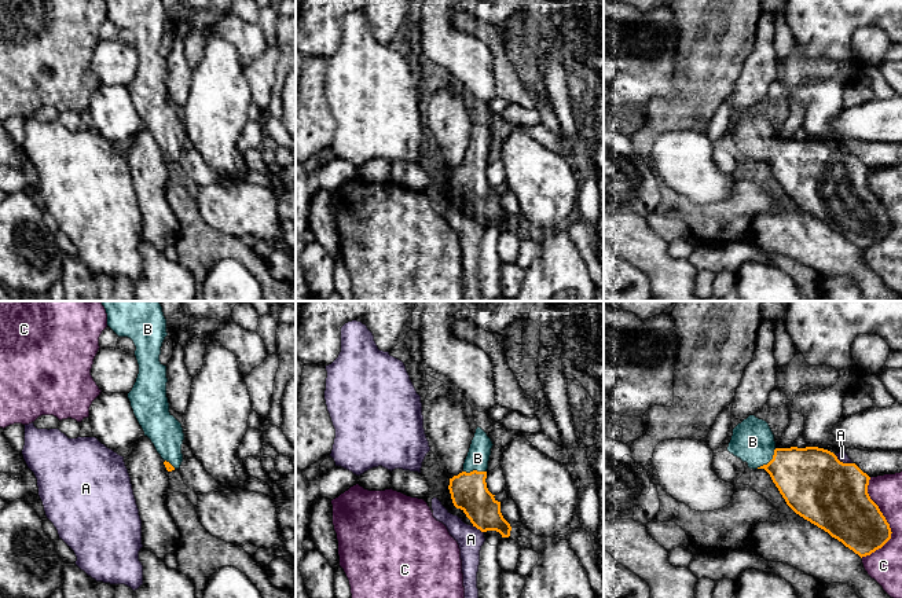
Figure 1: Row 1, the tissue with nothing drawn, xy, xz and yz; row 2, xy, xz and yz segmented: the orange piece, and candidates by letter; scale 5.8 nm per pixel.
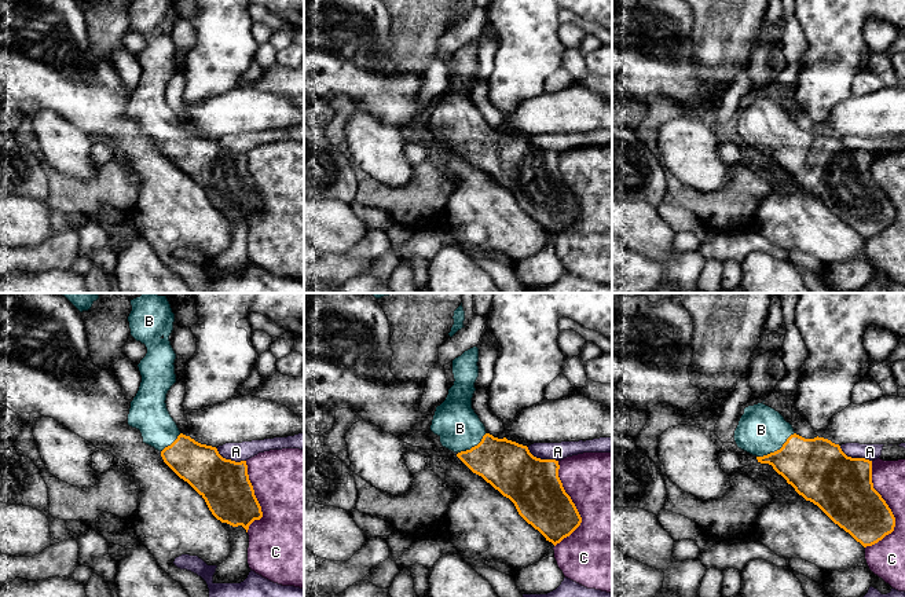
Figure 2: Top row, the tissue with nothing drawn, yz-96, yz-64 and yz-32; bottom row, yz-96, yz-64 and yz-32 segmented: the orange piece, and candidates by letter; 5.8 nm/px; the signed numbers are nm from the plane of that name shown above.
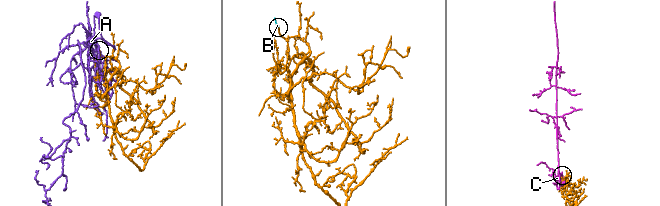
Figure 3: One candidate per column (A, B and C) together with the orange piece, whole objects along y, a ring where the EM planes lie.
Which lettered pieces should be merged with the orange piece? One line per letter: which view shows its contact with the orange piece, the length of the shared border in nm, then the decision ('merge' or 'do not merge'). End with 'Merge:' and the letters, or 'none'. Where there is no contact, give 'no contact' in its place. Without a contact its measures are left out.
A: meets orange in yz; contact 130 nm long; do not merge
B: meets orange in yz; contact 170 nm long; merge
C: meets orange in yz; contact 480 nm long; do not merge
Merge: B

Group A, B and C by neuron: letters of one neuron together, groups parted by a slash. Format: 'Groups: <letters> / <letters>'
Groups: A / B / C

